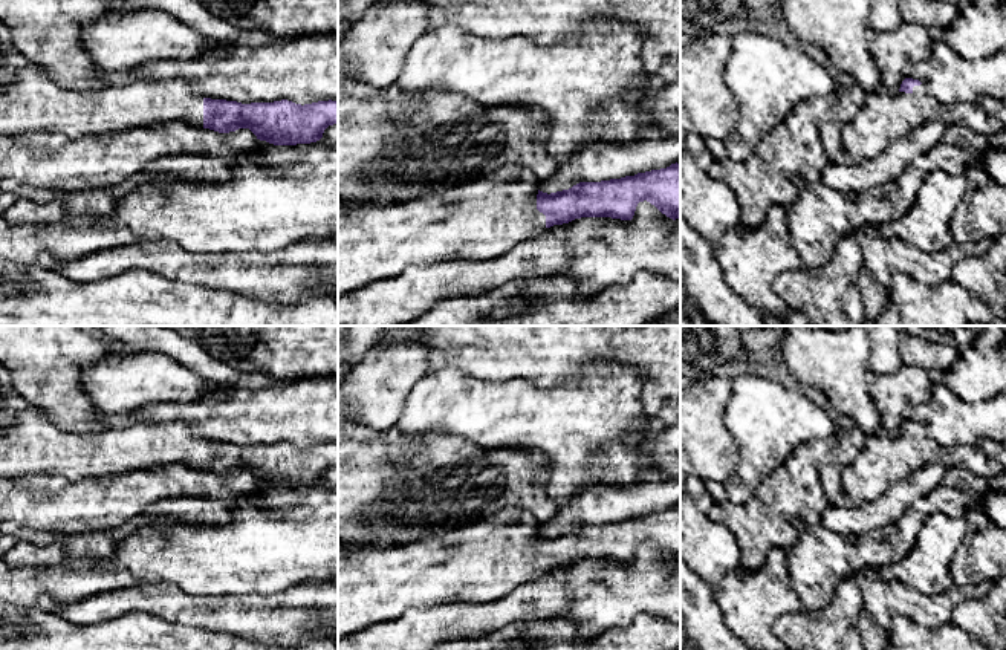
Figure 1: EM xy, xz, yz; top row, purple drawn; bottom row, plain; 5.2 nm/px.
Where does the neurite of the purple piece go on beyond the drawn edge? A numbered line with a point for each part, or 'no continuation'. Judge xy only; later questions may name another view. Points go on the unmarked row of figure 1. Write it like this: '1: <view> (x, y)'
1: xy (32, 444)

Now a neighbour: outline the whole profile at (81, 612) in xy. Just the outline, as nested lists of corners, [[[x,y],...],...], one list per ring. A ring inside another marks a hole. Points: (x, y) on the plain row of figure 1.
[[[303,581],[274,595],[191,595],[171,583],[148,583],[98,593],[76,603],[57,603],[41,596],[38,607],[76,626],[144,612],[170,622],[237,635],[277,647],[303,645],[316,638],[338,639],[338,583],[335,581]]]

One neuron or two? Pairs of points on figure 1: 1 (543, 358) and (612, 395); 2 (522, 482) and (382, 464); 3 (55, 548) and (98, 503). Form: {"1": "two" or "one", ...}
{"1": "two", "2": "one", "3": "two"}

